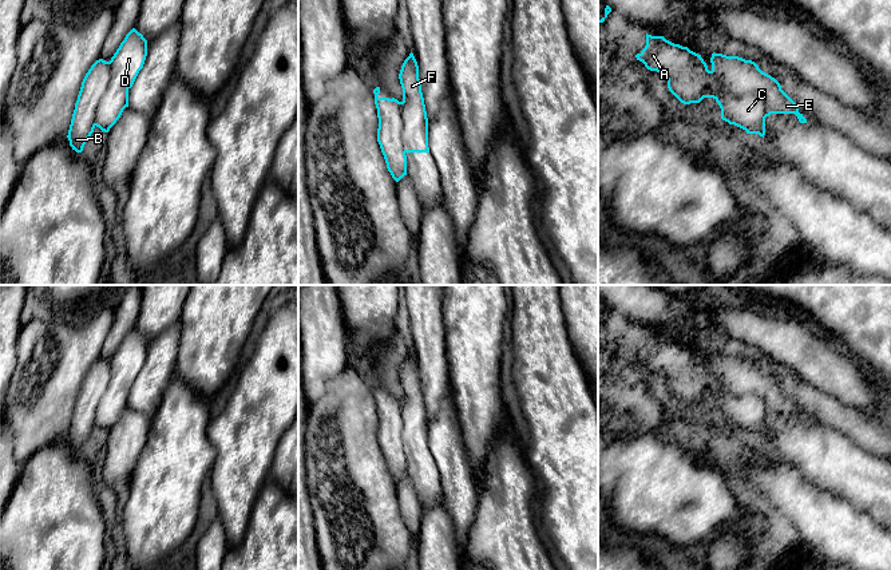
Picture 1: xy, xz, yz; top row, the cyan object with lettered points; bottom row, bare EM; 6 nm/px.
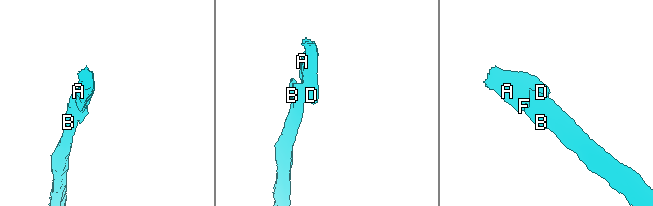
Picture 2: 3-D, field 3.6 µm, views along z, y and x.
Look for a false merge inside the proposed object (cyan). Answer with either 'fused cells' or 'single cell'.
fused cells

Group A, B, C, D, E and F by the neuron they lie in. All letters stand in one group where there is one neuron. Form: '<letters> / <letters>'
A C D F / B E

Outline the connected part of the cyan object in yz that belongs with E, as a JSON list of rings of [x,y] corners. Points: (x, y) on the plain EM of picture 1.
[[[713,352],[710,363],[713,377],[722,388],[736,396],[760,397],[765,404],[765,417],[771,413],[795,413],[800,423],[807,423],[797,404],[781,389],[780,383],[763,372],[755,361]]]

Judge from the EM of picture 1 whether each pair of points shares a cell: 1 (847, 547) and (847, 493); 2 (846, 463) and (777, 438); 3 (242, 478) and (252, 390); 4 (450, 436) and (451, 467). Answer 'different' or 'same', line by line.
1: different
2: same
3: same
4: same

